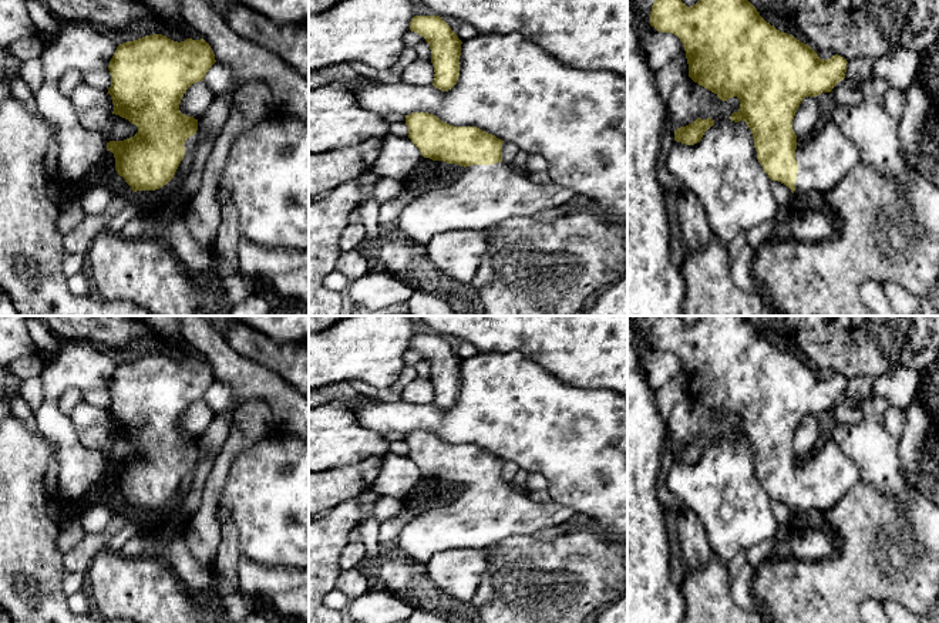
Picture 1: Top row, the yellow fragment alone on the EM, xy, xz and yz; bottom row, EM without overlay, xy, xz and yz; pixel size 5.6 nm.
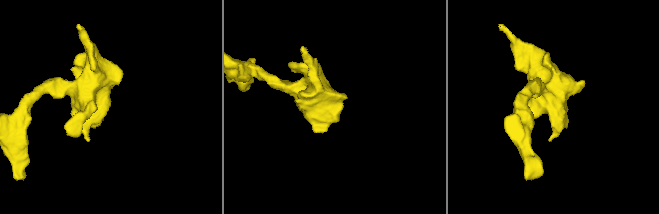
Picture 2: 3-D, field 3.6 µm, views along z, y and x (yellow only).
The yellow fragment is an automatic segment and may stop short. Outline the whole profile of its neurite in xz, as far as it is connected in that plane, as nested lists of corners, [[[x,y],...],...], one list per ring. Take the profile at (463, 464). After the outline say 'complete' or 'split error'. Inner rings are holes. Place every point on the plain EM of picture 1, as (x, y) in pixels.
[[[428,431],[405,434],[405,444],[408,457],[424,476],[464,486],[454,502],[415,513],[403,528],[396,548],[411,560],[427,565],[433,555],[447,549],[487,549],[506,538],[532,536],[539,529],[563,523],[576,515],[556,502],[534,502],[502,478],[504,459],[477,445],[454,445]]]; split error

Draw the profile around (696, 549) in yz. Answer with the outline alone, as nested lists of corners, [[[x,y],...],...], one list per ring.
[[[686,506],[677,512],[677,532],[689,570],[700,569],[711,559],[711,549],[697,515]]]

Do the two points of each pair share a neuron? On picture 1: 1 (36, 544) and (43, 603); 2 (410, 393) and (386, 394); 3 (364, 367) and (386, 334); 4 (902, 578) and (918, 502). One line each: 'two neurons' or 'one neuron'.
1: one neuron
2: two neurons
3: one neuron
4: two neurons

